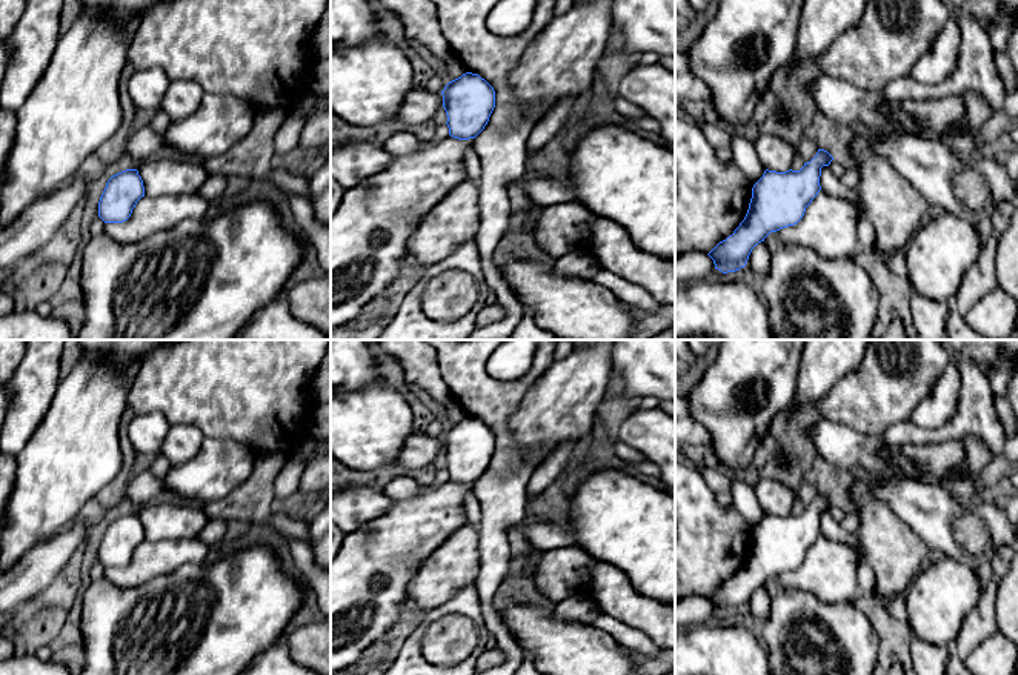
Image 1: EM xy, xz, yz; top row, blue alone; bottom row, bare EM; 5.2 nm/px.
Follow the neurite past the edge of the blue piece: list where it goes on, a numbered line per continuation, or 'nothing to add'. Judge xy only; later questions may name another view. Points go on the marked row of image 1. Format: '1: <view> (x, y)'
nothing to add

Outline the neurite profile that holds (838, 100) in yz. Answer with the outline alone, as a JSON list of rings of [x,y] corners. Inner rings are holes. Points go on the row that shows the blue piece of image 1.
[[[823,74],[807,86],[820,115],[835,125],[853,128],[857,123],[883,126],[886,117],[880,106],[886,100],[883,94],[864,91],[853,83]]]

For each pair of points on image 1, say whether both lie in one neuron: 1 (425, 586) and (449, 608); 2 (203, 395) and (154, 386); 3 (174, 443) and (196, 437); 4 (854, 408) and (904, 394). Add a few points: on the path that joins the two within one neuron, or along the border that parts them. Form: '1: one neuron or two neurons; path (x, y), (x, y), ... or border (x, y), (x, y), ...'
1: two neurons; border (472, 583), (426, 612)
2: one neuron; path (191, 386), (166, 386)
3: one neuron; path (179, 443), (191, 437)
4: one neuron; path (866, 400), (878, 394), (892, 394)

